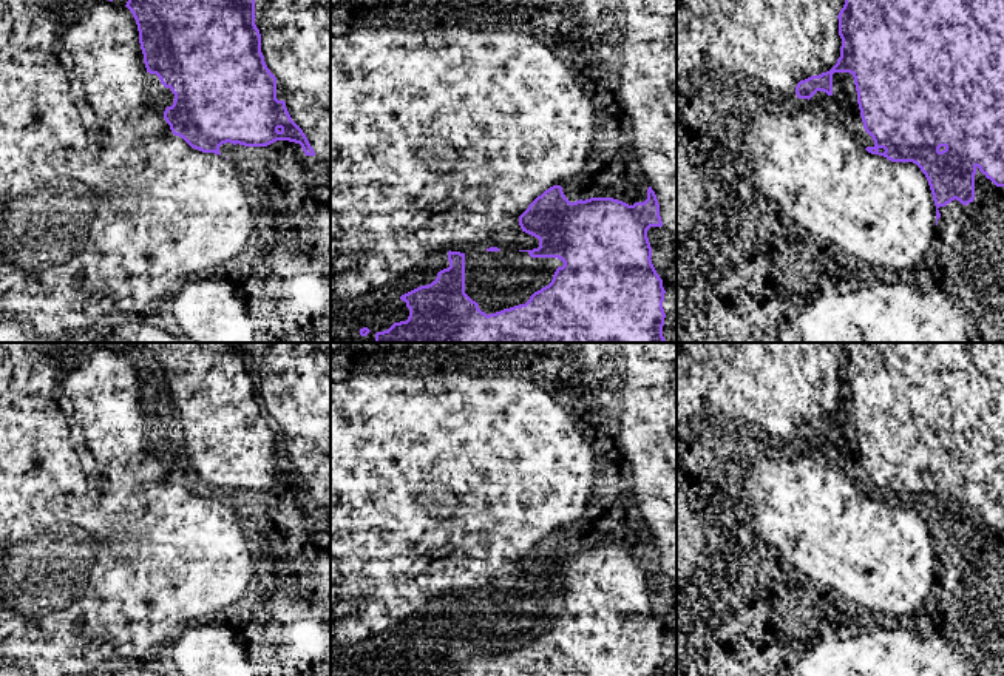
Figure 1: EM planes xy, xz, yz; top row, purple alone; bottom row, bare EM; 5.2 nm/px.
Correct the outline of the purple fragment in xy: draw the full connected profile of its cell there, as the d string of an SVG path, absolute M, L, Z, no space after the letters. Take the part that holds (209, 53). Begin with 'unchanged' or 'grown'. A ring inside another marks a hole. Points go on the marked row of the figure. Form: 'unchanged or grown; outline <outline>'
unchanged; outline M128 0L125 5L137 25L147 73L156 74L175 94L164 119L175 136L192 148L219 154L222 144L267 147L276 140L300 144L306 156L315 156L303 130L292 120L284 100L276 99L276 77L261 52L261 34L255 25L255 0Z

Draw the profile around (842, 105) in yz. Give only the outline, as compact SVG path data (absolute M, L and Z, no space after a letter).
M834 73L833 94L817 91L809 103L839 120L863 148L874 147L873 137L863 128L853 74Z

